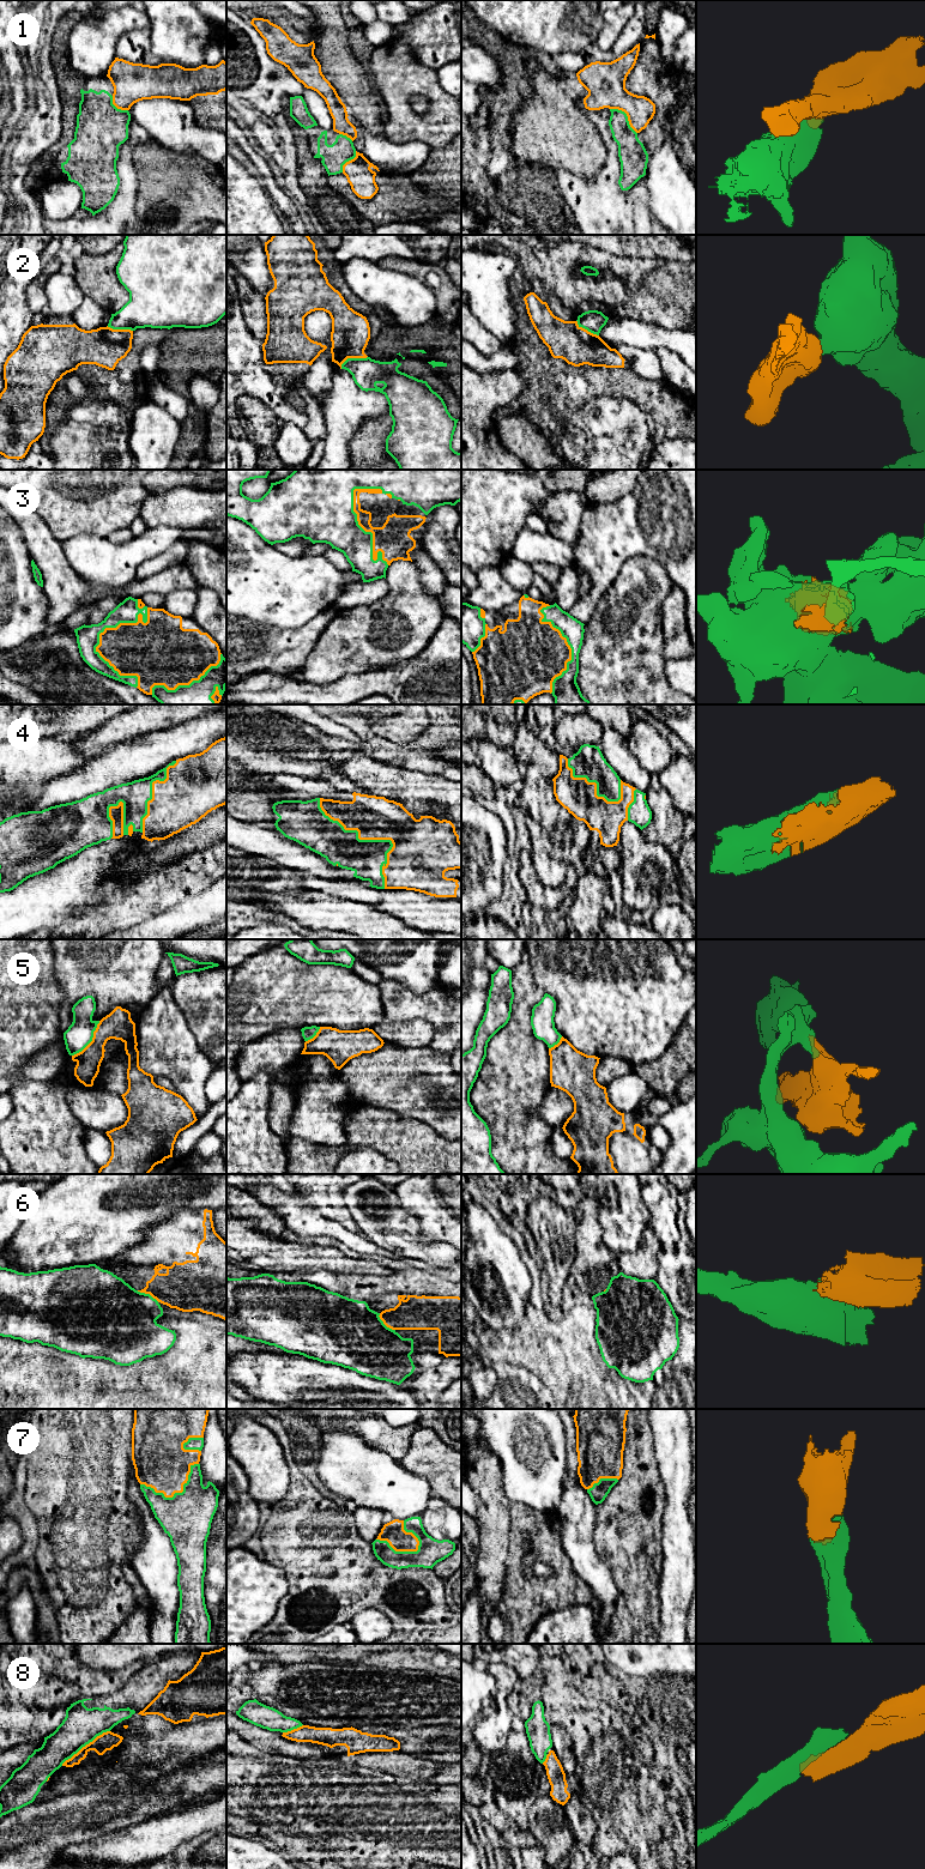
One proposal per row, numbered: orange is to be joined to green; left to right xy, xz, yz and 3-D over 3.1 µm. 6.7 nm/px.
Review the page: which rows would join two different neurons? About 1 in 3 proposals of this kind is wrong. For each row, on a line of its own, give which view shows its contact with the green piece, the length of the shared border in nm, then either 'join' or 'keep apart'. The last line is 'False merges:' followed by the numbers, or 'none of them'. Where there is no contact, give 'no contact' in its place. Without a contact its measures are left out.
1: yz | 260 nm | keep apart
2: xz | 200 nm | keep apart
3: xy | 550 nm | join
4: xz | 750 nm | join
5: xy | 300 nm | keep apart
6: xz | 160 nm | keep apart
7: xy | 420 nm | join
8: xy | 400 nm | keep apart
False merges: 1, 2, 5, 6, 8

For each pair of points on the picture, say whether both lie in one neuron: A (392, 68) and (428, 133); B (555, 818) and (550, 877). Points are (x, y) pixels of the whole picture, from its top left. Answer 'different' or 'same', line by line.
A: same
B: same

